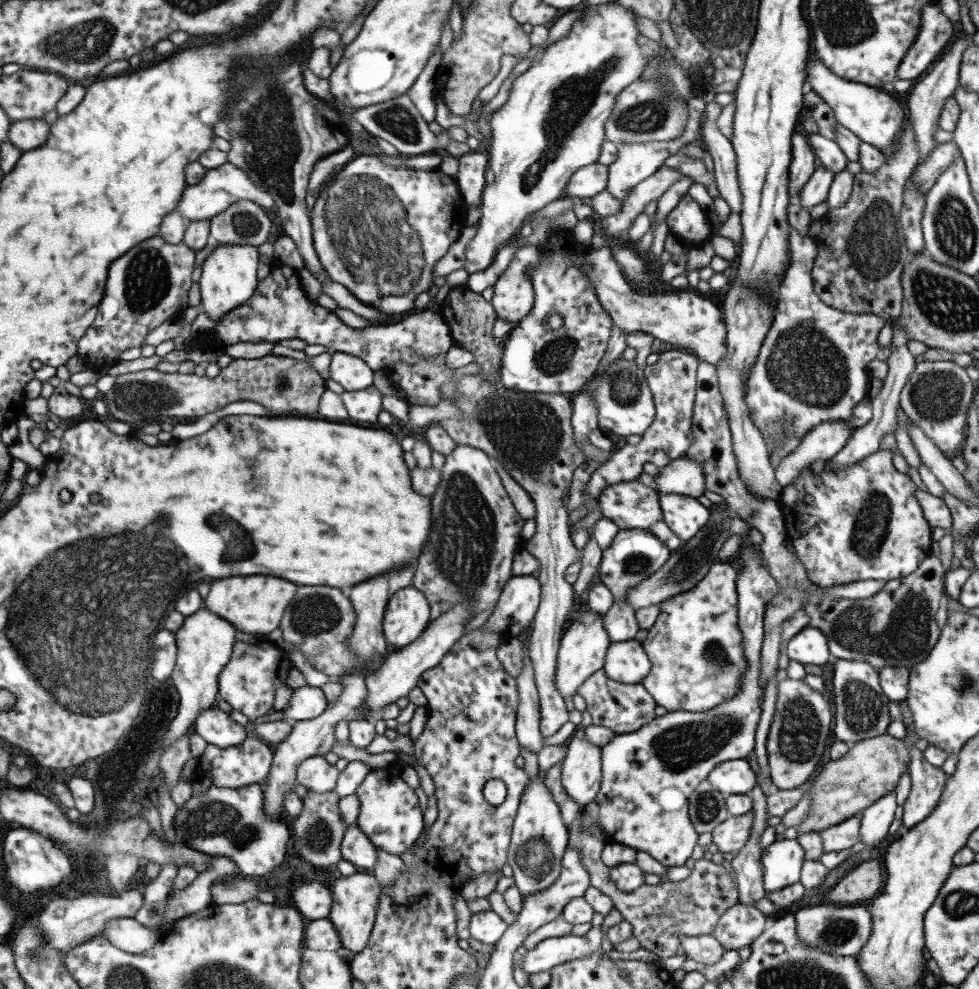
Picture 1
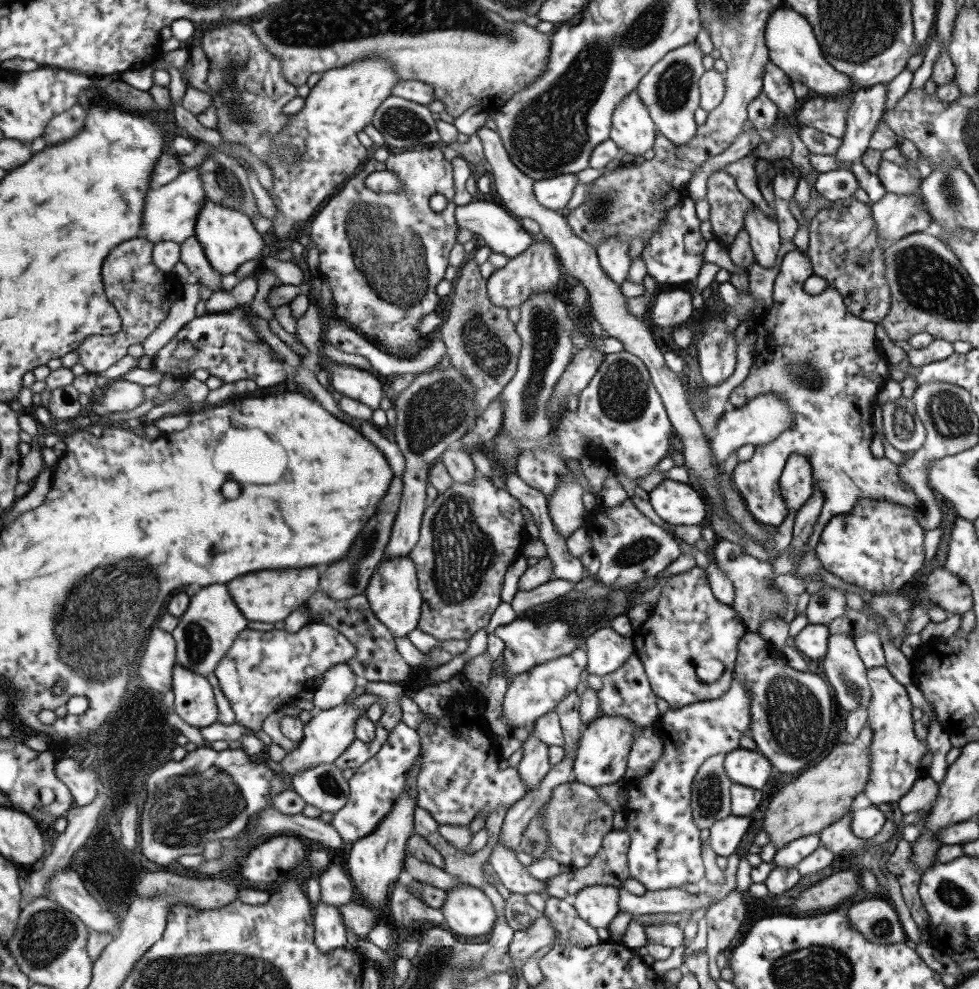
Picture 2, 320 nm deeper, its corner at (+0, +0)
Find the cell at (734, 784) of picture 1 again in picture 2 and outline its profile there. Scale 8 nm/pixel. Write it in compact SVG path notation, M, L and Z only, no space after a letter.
M737 747L724 755L723 768L729 780L755 790L763 788L771 767L770 762L757 750Z

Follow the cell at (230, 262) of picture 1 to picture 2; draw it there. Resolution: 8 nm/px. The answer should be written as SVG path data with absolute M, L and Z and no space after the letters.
M206 199L206 204L197 218L194 237L201 245L209 264L221 275L231 274L247 260L259 260L259 252L263 248L261 235L253 229L250 218L233 208L223 208L214 201Z

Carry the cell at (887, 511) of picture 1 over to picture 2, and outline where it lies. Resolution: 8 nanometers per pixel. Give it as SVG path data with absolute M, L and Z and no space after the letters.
M860 498L845 516L829 519L813 552L821 567L844 583L863 589L868 595L883 591L893 593L905 585L917 570L923 568L924 532L924 528L915 520L914 512L907 506L886 500Z

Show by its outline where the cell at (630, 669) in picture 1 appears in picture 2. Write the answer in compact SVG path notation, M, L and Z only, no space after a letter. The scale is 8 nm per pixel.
M611 627L598 628L584 641L583 649L586 652L586 670L589 675L603 677L614 672L626 661L633 652L632 643L623 636L619 636Z

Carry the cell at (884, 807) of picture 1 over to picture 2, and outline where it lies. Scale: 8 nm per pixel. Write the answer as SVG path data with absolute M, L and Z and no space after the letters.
M885 667L866 670L866 680L871 690L871 698L866 706L866 723L872 730L868 757L870 771L863 794L871 805L895 803L921 777L921 757L928 752L927 743L920 741L913 733L911 702L903 686L893 680Z

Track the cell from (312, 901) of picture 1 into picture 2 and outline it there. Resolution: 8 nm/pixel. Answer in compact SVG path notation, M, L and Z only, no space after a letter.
M330 863L323 872L317 874L317 882L320 888L321 903L327 903L336 907L350 902L354 892L354 886L350 876L343 867Z

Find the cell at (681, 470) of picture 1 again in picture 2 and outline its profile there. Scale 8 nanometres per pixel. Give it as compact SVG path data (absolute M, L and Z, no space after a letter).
M763 393L750 398L739 408L734 408L730 412L723 412L716 422L716 430L713 432L708 443L710 451L714 458L714 465L721 466L724 460L730 455L730 452L743 446L744 444L769 444L784 431L792 426L792 412L788 404L775 393Z

